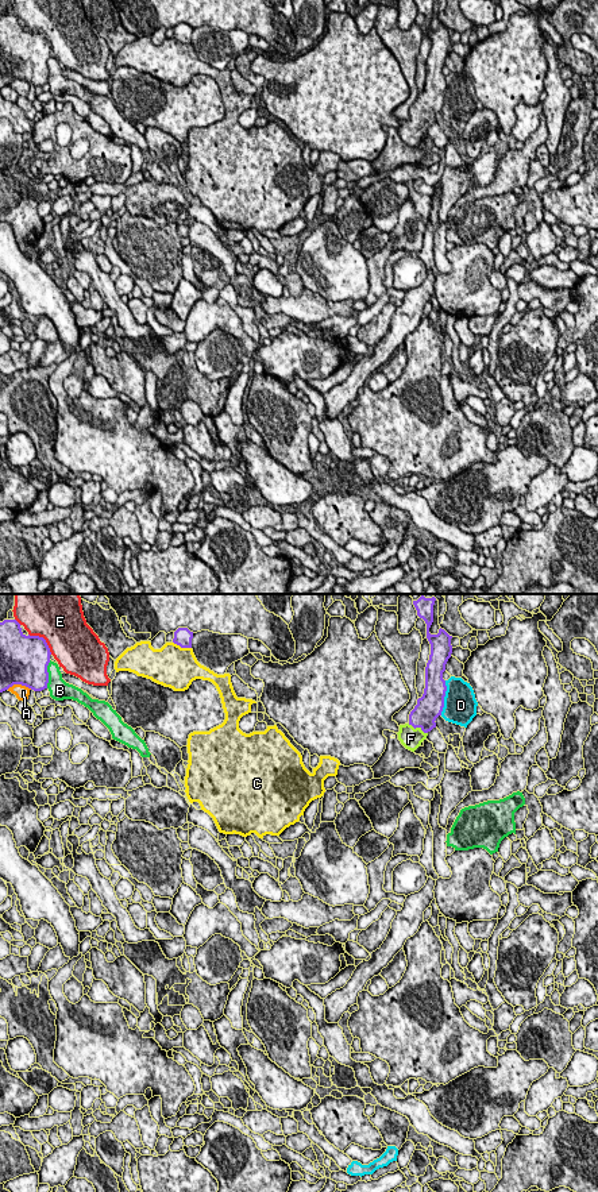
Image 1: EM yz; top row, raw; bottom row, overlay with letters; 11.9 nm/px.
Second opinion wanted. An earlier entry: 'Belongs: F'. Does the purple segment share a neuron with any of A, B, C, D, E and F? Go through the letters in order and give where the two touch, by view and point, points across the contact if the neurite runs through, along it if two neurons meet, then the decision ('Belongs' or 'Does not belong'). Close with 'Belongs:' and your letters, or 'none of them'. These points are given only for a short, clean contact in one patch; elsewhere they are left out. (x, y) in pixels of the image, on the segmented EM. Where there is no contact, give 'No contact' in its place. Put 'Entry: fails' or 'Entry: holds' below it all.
A: Touches purple at yz (19, 683). Does not belong
B: Touches purple at yz (47, 674). Does not belong
C: Touches purple at yz (182, 647). Does not belong
D: Touches purple at yz (443, 698). Does not belong
E: Touches purple at yz (43, 639). Does not belong
F: Touches purple at yz (417, 726). Path across: yz (424, 714), (417, 726), (411, 739). Belongs
Belongs: F
Entry: holds

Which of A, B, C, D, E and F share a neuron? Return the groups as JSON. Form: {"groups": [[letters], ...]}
{"groups": [["A"], ["B"], ["C"], ["D"], ["E"], ["F"]]}

